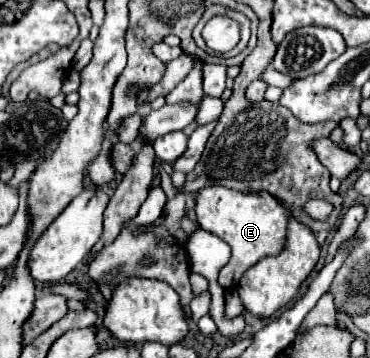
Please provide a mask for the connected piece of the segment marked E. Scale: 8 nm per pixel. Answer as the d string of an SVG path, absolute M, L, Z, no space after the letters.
M205 187L197 195L197 223L209 231L221 237L225 243L231 245L233 255L231 261L223 267L219 273L219 285L223 289L235 289L241 281L241 275L259 259L277 255L285 247L285 235L287 235L287 223L291 217L291 209L287 209L277 197L269 193L241 193L225 187Z

